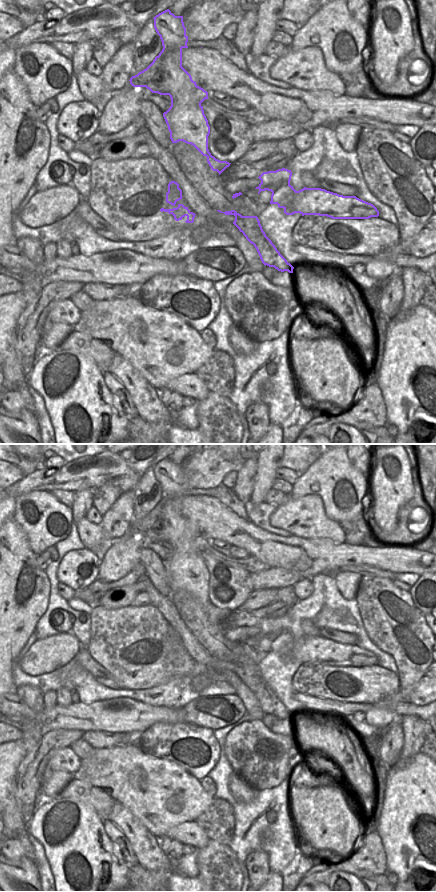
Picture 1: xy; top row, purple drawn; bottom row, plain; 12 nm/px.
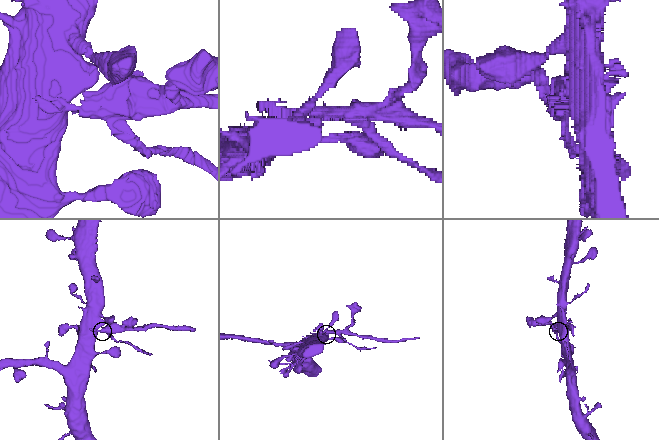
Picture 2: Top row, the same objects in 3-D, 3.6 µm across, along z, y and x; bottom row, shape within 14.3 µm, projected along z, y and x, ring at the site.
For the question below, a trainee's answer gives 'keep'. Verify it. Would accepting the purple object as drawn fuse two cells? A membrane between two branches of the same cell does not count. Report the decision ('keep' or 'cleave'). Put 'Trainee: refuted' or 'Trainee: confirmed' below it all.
cleave
Trainee: refuted

